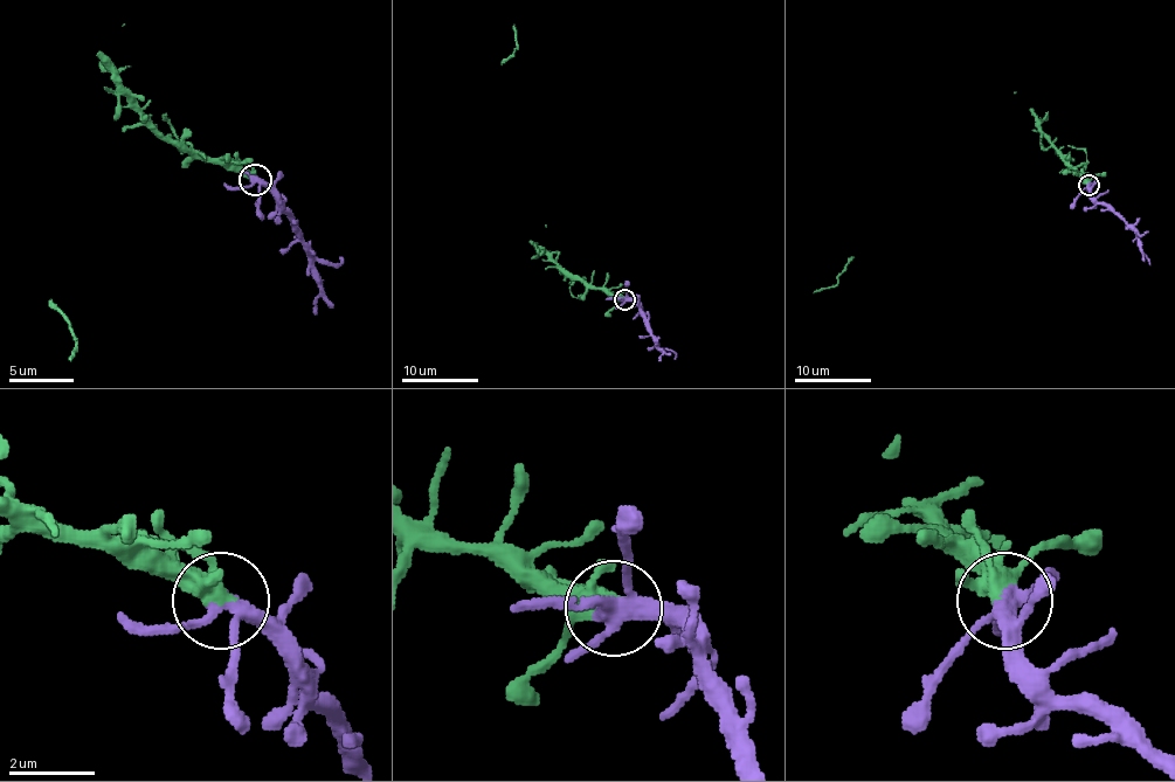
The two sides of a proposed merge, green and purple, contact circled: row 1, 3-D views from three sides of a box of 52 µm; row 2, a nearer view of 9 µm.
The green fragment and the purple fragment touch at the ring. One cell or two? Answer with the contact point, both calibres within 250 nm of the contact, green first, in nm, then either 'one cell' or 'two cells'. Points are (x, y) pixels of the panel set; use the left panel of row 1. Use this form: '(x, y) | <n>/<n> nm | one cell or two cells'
(255, 179) | 320/320 nm | one cell

